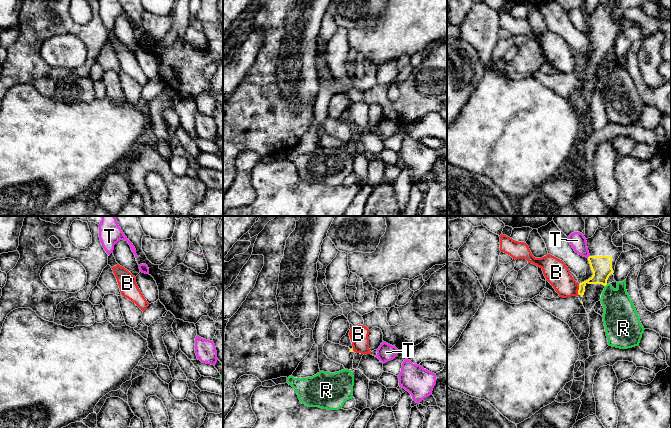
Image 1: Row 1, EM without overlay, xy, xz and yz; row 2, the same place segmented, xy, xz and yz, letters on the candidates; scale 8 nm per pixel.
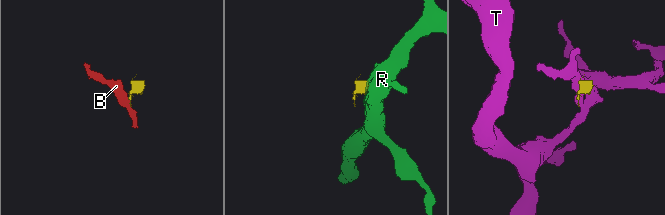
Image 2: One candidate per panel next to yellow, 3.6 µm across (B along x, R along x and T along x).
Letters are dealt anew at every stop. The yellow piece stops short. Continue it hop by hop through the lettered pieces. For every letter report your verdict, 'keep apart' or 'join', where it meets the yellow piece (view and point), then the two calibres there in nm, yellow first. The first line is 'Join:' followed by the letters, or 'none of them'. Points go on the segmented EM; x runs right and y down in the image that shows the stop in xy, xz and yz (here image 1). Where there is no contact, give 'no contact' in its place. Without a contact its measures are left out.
Join: none of them
B: keep apart | yz (579, 289) | 160/200 nm
R: keep apart | no contact
T: keep apart | no contact

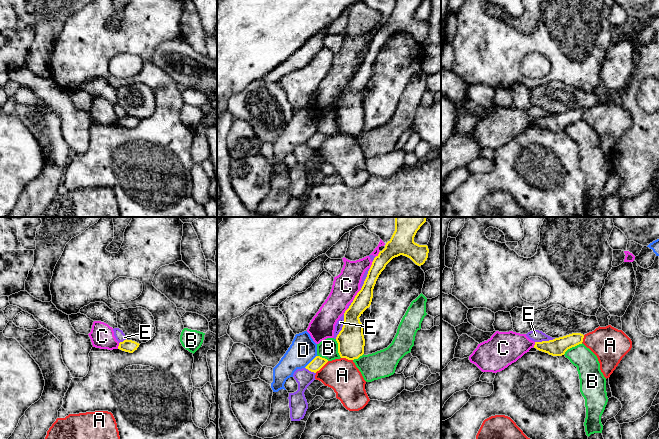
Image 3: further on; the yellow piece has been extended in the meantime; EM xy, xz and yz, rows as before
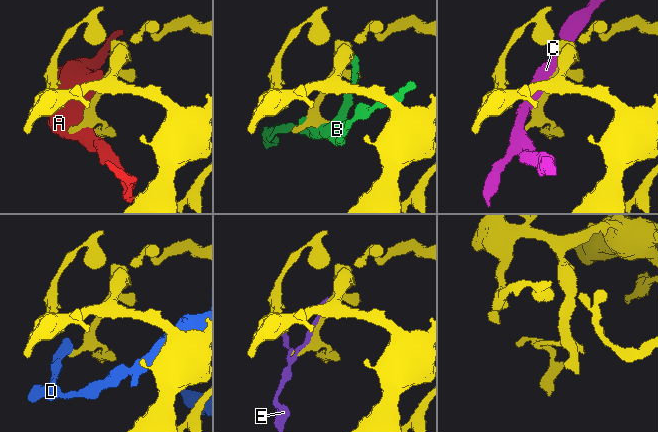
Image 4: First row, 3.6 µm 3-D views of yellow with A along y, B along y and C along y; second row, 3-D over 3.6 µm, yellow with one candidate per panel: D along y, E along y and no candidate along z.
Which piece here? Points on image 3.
Join: none of them
A: keep apart | xz (321, 367) | 100/260 nm
B: keep apart | yz (572, 346) | 140/190 nm
C: keep apart | xz (356, 295) | 140/220 nm
D: keep apart | xz (311, 361) | 100/220 nm
E: keep apart | xz (343, 325) | 220/60 nm

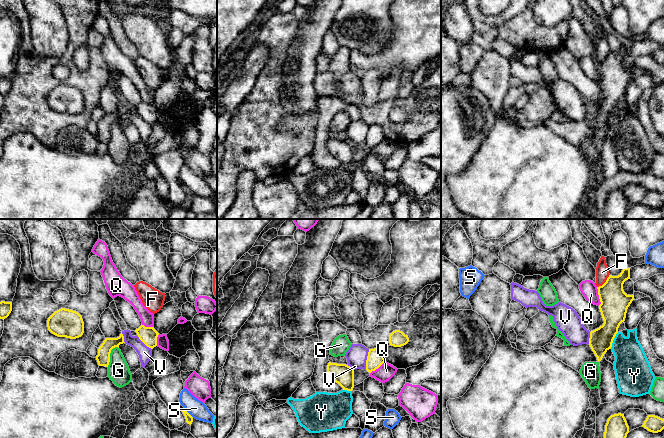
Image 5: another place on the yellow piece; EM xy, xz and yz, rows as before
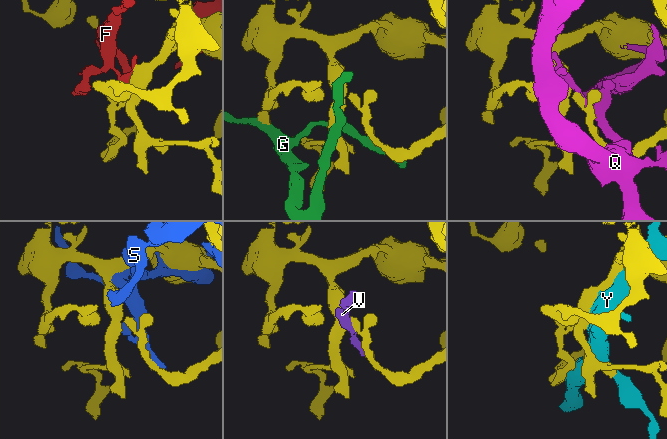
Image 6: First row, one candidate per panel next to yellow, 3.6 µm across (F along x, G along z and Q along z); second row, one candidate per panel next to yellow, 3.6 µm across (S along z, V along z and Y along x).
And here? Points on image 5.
Join: none of them
F: keep apart | yz (605, 282) | 220/110 nm
G: keep apart | xy (109, 355) | 110/180 nm
Q: keep apart | yz (599, 296) | 220/130 nm
S: keep apart | xy (187, 412) | 60/150 nm
V: keep apart | xz (367, 359) | 140/160 nm
Y: keep apart | yz (613, 339) | 220/280 nm

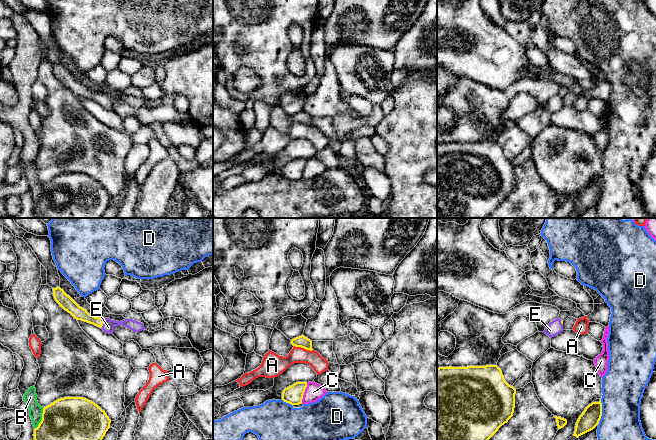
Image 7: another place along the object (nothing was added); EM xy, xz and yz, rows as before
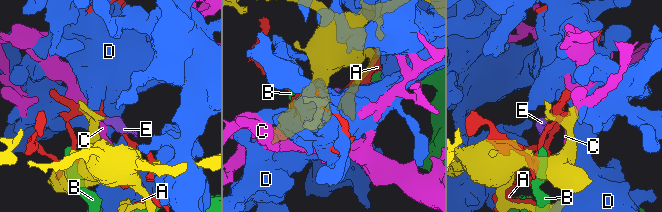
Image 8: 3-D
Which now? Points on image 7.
Join: E
A: keep apart | xz (303, 347) | 90/150 nm
B: keep apart | xy (42, 418) | 360/110 nm
C: keep apart | xz (303, 393) | 150/140 nm
D: keep apart | yz (601, 412) | 160/320 nm
E: join | xy (103, 323) | 110/90 nm

